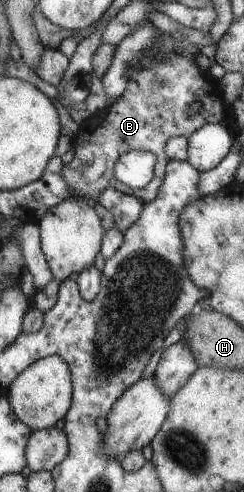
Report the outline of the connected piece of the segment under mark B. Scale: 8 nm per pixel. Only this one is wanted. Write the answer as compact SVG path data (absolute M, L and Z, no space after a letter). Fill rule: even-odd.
M160 33L157 43L148 50L143 50L139 57L144 57L131 64L127 72L127 84L122 95L119 95L108 107L91 114L87 123L83 126L84 131L76 135L76 139L71 140L71 149L74 156L68 163L62 164L61 174L66 185L71 189L72 198L82 198L86 203L94 205L97 195L105 188L121 191L140 198L144 203L154 199L158 188L163 180L167 157L165 156L165 141L172 136L190 137L193 131L206 124L219 124L228 120L224 116L222 109L222 98L216 91L212 78L194 62L194 55L198 54L199 48L196 45L188 44L187 41L172 38L166 33ZM160 52L168 53L167 58L160 56ZM190 100L198 101L200 109L190 117L184 117L184 109L190 103ZM130 150L140 152L150 152L155 155L156 161L153 165L152 179L144 186L138 189L132 189L122 185L114 177L113 165L120 155Z

